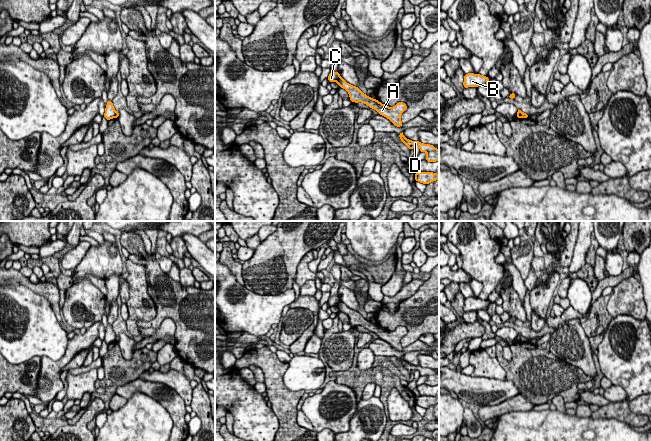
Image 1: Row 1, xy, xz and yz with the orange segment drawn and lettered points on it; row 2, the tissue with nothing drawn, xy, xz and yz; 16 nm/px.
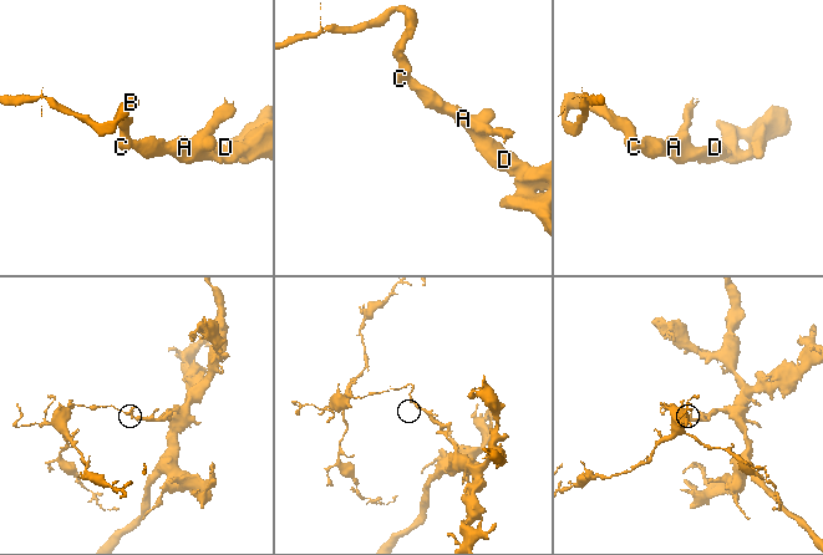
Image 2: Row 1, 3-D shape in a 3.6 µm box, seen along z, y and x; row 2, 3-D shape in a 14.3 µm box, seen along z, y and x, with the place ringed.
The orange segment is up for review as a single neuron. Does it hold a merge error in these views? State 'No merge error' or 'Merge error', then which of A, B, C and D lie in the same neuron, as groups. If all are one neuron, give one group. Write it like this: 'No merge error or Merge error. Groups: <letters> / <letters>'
Merge error. Groups: A D / B C

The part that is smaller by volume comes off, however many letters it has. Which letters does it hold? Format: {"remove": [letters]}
{"remove": ["B", "C"]}

